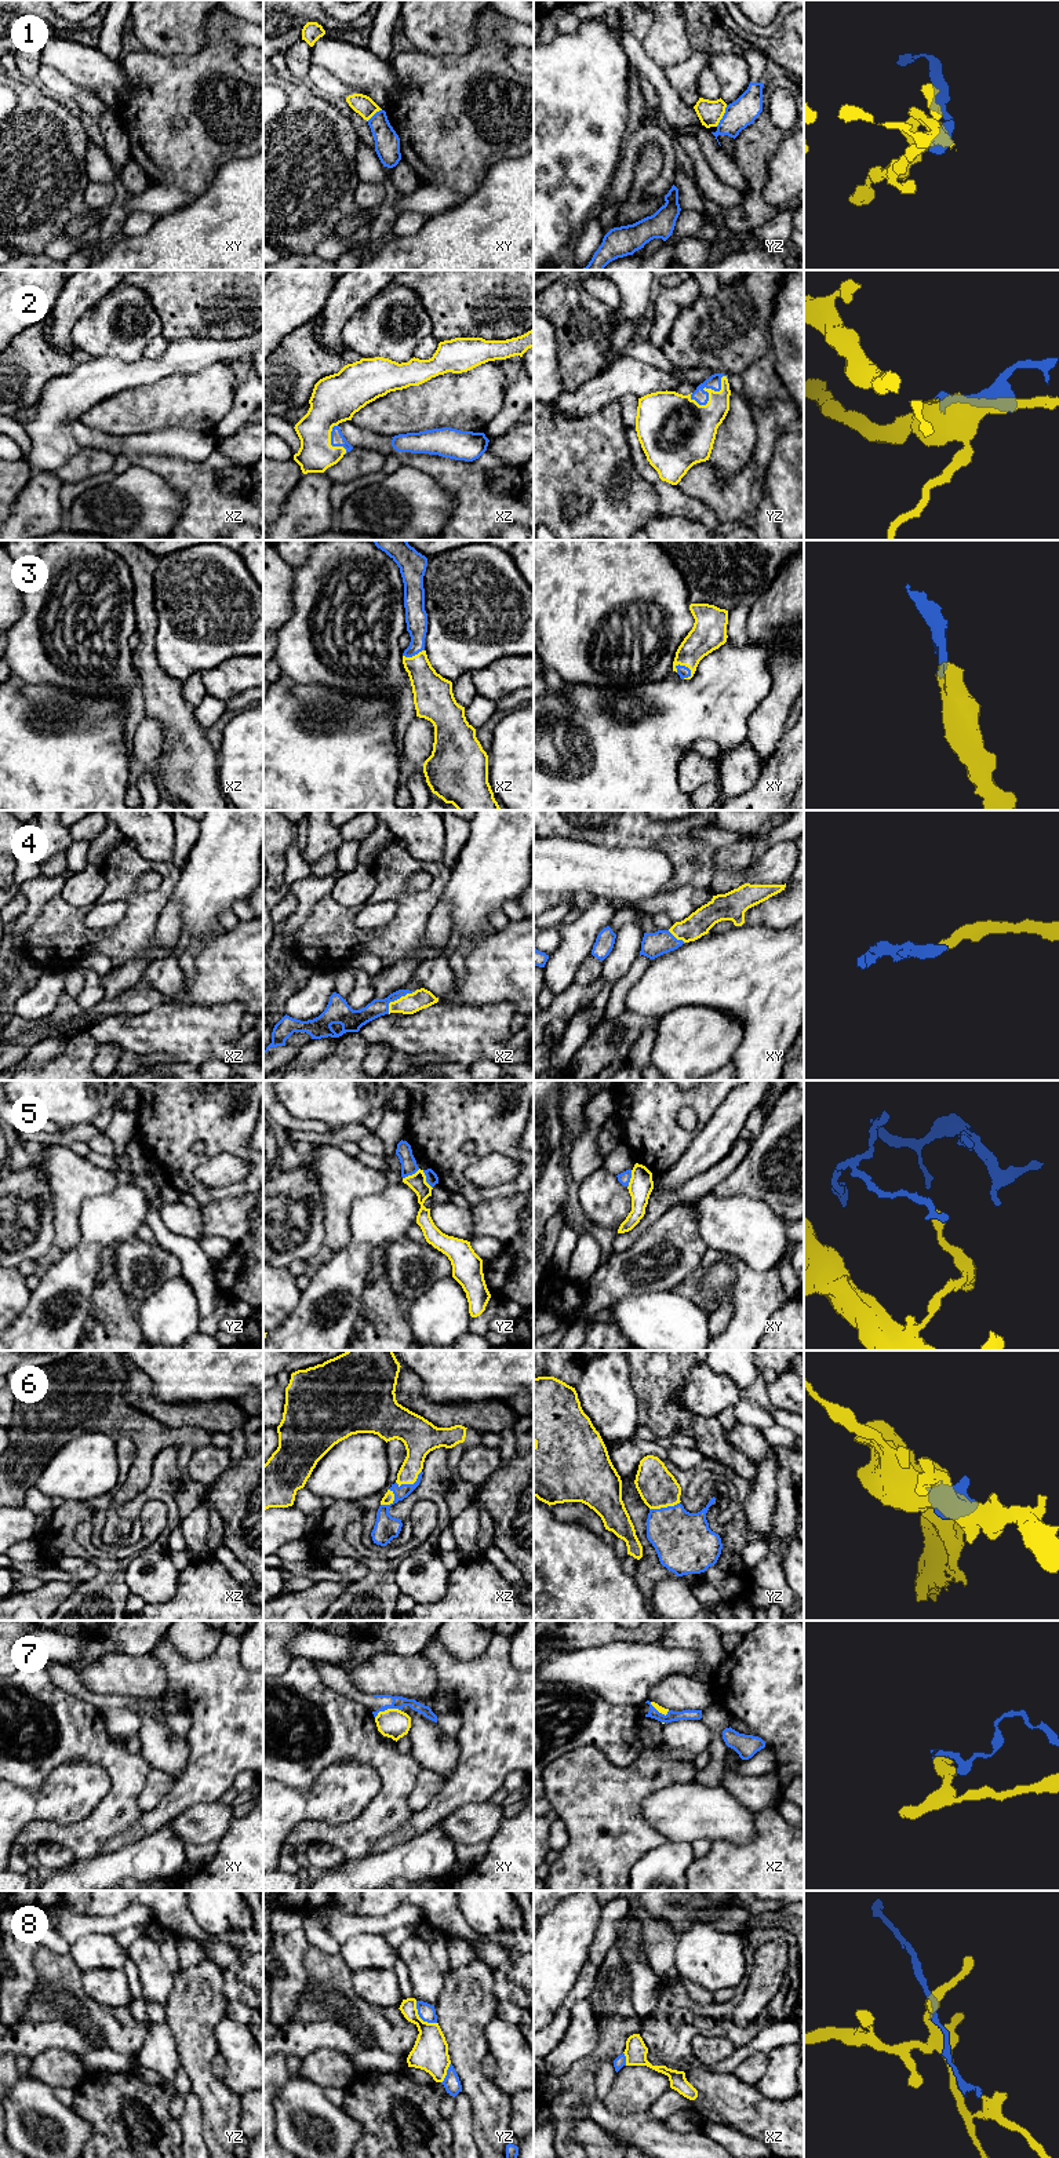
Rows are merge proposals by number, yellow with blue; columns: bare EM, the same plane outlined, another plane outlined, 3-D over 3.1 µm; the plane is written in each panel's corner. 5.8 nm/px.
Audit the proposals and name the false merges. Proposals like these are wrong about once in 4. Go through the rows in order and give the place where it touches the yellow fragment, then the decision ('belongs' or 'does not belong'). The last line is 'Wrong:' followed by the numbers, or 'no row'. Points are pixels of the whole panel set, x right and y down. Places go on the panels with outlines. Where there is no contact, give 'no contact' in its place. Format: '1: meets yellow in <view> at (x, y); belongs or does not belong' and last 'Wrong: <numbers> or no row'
1: meets yellow in yz at (723, 115); does not belong
2: meets yellow in yz at (706, 390); belongs
3: meets yellow in xy at (686, 666); belongs
4: meets yellow in xz at (397, 999); belongs
5: meets yellow in yz at (425, 1180); does not belong
6: meets yellow in xz at (411, 1483); belongs
7: meets yellow in xy at (388, 1709); belongs
8: meets yellow in yz at (419, 2018); belongs
Wrong: 1, 5

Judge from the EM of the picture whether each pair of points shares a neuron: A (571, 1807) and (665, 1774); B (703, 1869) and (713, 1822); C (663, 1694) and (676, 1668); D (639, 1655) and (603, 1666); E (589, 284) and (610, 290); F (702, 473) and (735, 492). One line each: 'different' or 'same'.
A: same
B: different
C: different
D: same
E: same
F: same

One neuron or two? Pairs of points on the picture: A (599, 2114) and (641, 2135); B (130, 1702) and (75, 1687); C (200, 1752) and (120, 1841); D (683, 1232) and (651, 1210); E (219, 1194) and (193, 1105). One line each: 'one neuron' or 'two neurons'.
A: one neuron
B: one neuron
C: one neuron
D: two neurons
E: one neuron

